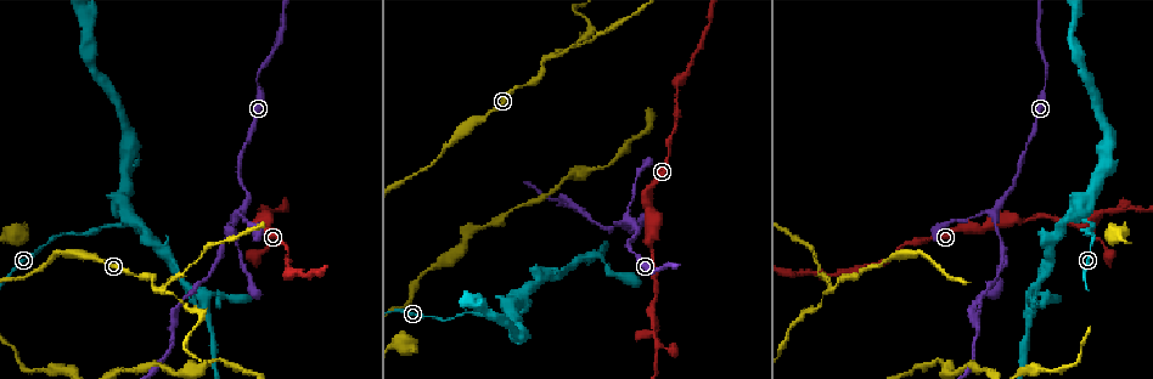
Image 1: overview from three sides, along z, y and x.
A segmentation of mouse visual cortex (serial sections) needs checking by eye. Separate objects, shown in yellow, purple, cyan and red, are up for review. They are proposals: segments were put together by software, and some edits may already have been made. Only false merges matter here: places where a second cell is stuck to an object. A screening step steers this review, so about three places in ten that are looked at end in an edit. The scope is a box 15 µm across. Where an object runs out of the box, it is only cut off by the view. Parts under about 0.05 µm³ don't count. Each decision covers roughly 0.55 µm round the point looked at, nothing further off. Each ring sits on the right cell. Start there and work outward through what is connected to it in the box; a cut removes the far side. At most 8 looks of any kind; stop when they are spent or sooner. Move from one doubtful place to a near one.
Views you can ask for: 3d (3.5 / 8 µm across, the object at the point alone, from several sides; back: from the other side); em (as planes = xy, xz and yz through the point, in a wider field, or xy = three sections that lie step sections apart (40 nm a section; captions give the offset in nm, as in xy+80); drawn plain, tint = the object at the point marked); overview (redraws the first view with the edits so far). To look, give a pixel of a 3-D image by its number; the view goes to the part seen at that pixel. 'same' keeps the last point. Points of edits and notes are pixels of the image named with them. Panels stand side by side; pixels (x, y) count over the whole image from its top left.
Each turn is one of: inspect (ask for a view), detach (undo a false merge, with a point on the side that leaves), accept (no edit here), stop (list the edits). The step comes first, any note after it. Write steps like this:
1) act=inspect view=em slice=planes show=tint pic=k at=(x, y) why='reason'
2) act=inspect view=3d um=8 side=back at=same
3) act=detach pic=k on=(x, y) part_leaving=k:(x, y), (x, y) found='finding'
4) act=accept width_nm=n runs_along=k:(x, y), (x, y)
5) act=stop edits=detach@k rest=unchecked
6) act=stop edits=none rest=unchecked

act=inspect view=3d um=8 pic=1 at=(996, 234) why='small branch off a trunk'

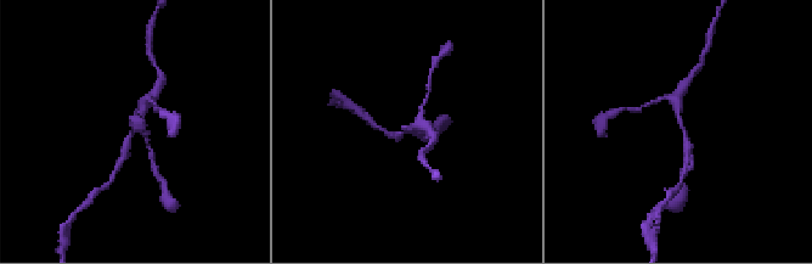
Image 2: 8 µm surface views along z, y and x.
act=inspect view=em slice=xy step=3 show=tint pic=2 at=(411, 129) why='now the EM'

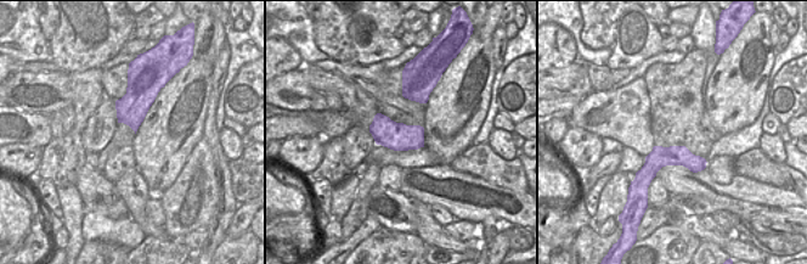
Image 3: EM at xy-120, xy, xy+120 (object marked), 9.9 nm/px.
act=accept runs_along=3:(703, 162), (659, 158), (639, 174) found='all the same cell'

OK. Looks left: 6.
act=inspect view=3d um=8 pic=1 at=(547, 57) why='a fork'

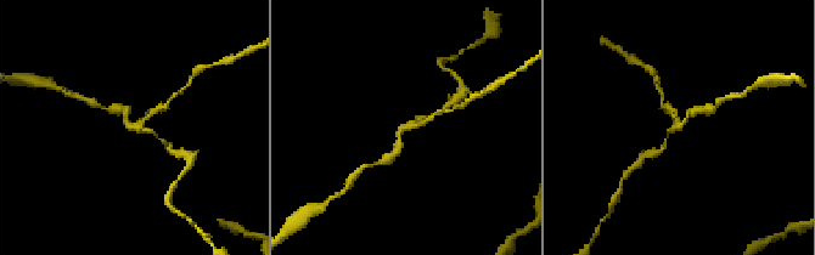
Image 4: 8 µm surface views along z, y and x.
act=inspect view=em slice=xy step=3 show=tint pic=4 at=(405, 128)

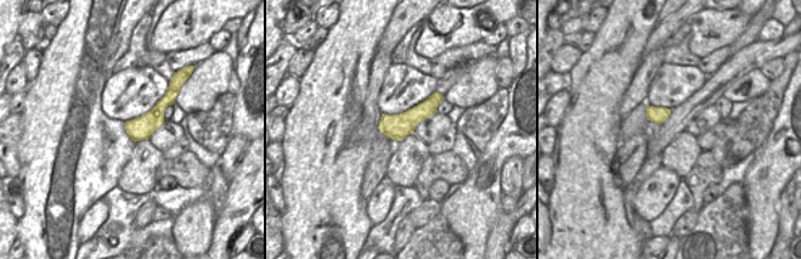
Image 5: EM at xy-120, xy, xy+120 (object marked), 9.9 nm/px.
act=accept width_nm=260 runs_along=5:(439, 97), (404, 124), (382, 127) found='all the same cell'

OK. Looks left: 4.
act=inspect view=3d um=3.5 pic=1 at=(1116, 210) why='branch point'

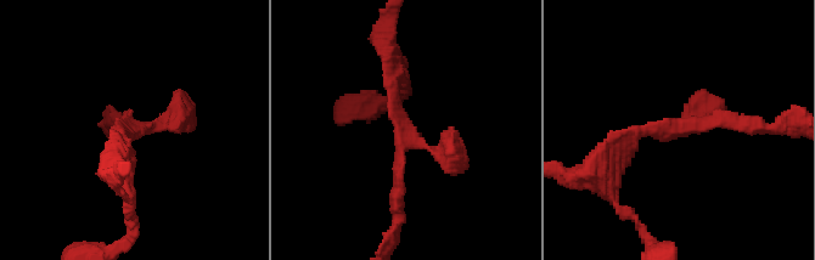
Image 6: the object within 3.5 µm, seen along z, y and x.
act=accept found='all the same cell'

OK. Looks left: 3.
act=stop edits=none rest=unchecked

